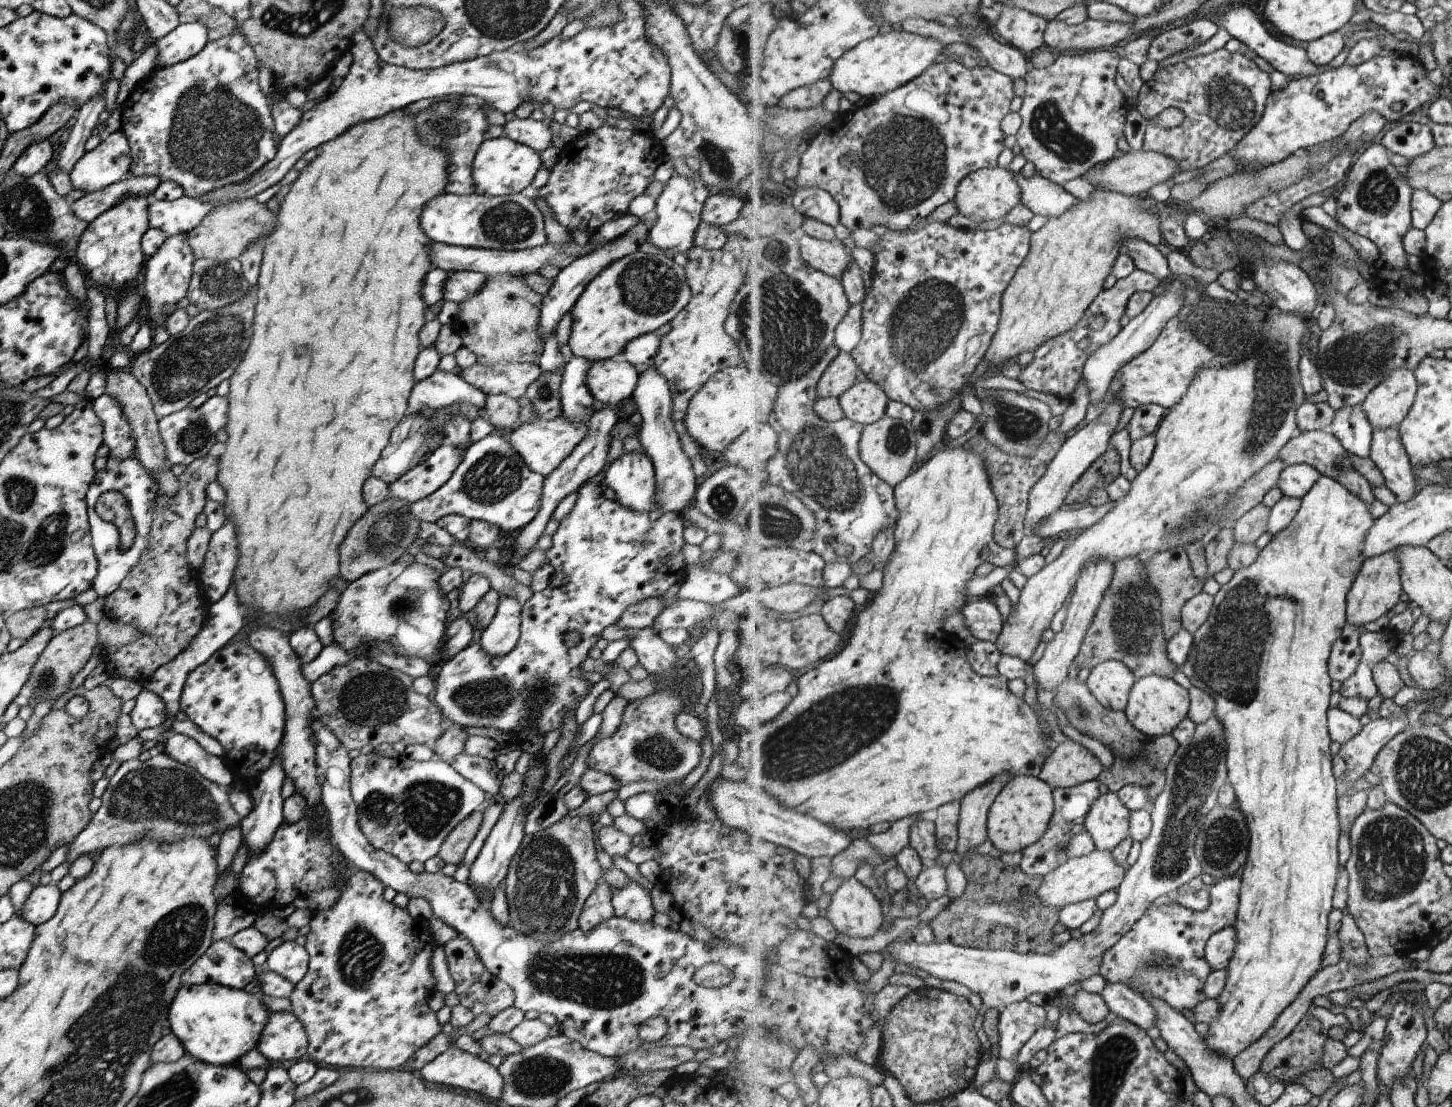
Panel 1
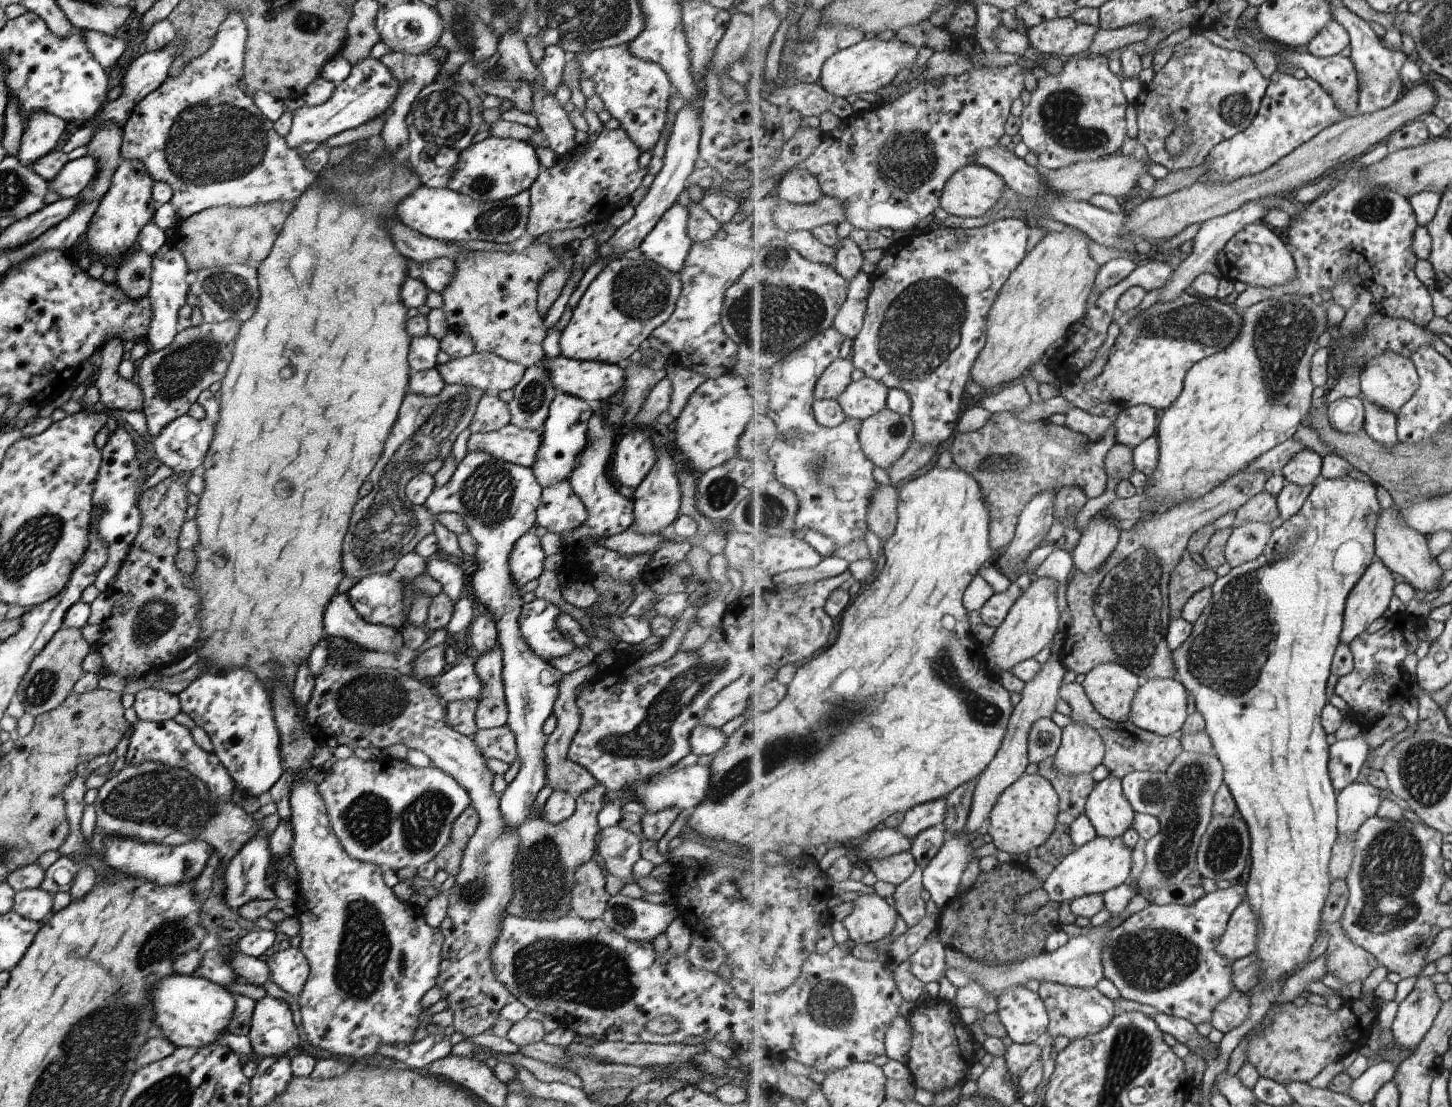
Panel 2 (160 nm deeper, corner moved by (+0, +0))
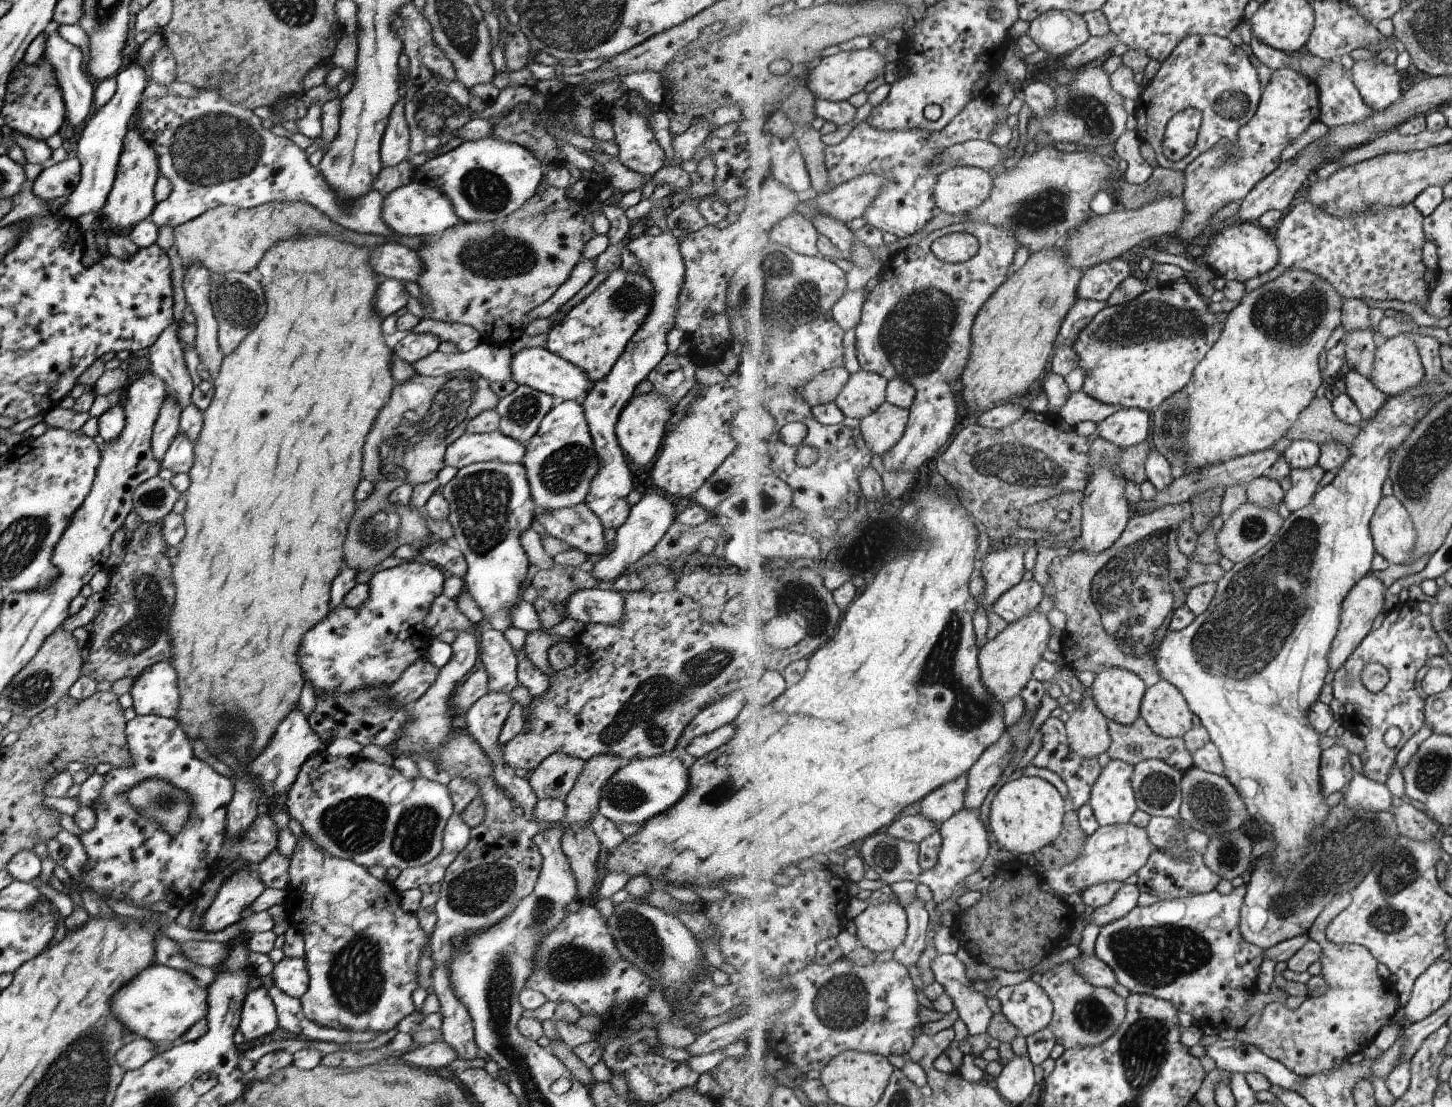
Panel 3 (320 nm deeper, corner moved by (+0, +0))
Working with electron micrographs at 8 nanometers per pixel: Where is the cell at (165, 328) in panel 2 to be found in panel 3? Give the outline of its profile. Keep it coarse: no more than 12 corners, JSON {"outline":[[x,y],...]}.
{"outline":[[174,325],[148,347],[149,370],[182,410],[193,386]]}

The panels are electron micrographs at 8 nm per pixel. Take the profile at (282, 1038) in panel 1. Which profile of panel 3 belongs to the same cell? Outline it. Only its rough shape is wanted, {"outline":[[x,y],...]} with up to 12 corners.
{"outline":[[247,992],[238,1031],[257,1040],[278,1027],[269,993]]}

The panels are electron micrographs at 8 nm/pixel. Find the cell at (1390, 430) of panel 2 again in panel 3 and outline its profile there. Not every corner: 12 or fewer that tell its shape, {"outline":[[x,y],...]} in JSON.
{"outline":[[1359,371],[1345,377],[1363,421],[1378,415],[1388,394]]}

